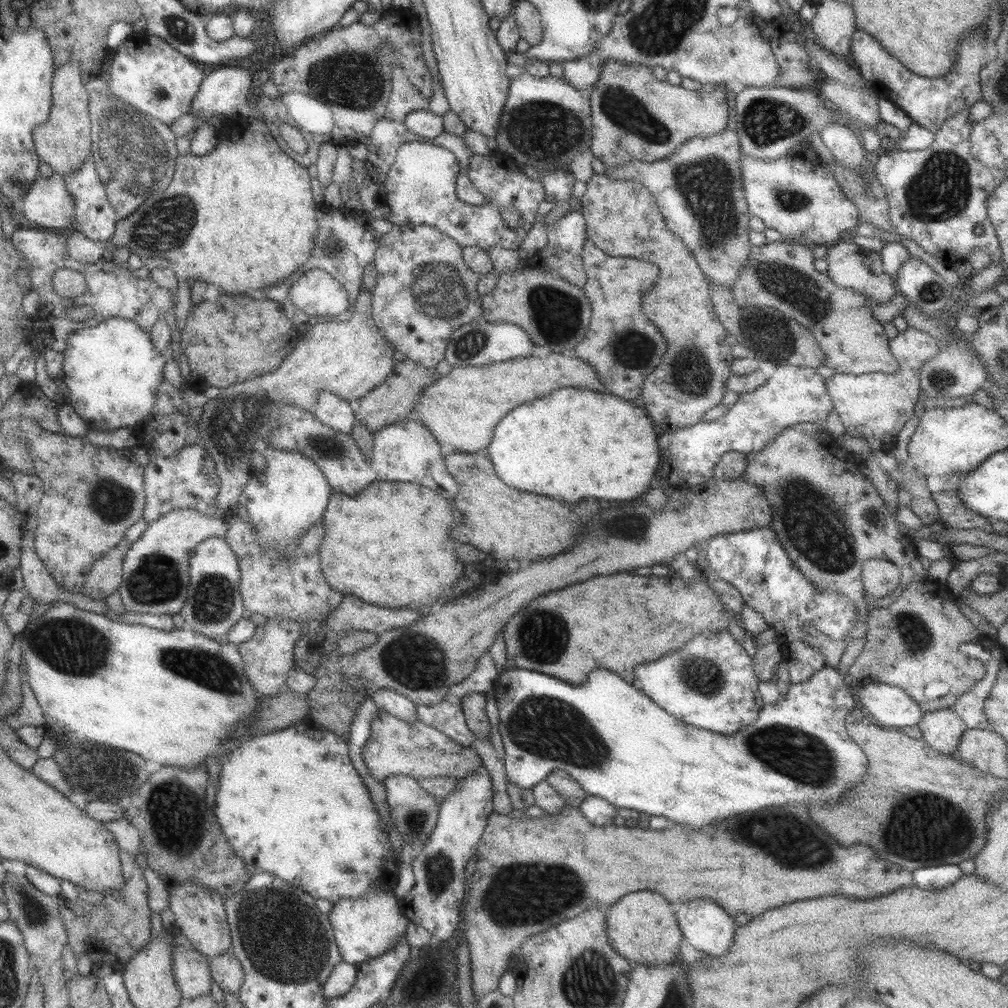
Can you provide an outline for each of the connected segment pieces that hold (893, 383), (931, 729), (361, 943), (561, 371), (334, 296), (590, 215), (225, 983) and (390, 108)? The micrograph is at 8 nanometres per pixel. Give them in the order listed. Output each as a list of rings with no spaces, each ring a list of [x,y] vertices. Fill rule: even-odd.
[[[907,327],[888,340],[890,354],[898,364],[897,372],[870,372],[860,375],[833,373],[825,380],[827,394],[831,397],[834,412],[838,414],[844,432],[862,438],[871,451],[890,451],[903,423],[914,416],[919,398],[920,368],[939,353],[940,344],[927,333]]]
[[[951,707],[925,713],[916,725],[924,742],[942,755],[950,755],[957,750],[959,739],[966,729]]]
[[[373,888],[360,898],[338,900],[328,913],[328,921],[341,960],[359,966],[390,949],[397,938],[405,934],[409,919],[405,917],[404,910],[392,889]]]
[[[549,353],[543,358],[517,358],[487,366],[457,366],[423,390],[418,403],[412,406],[412,416],[432,432],[440,445],[449,443],[457,453],[478,454],[485,451],[495,425],[512,408],[567,386],[604,392],[595,369],[588,362],[561,353]]]
[[[321,269],[305,271],[292,283],[289,298],[304,315],[317,317],[339,315],[350,306],[339,281]]]
[[[594,173],[591,178],[586,182],[586,191],[579,198],[580,199],[580,213],[584,216],[585,226],[586,226],[586,238],[592,243],[595,244],[595,248],[599,248],[600,251],[605,252],[609,256],[624,256],[624,257],[633,257],[636,259],[641,259],[647,261],[648,263],[654,264],[659,269],[659,274],[656,280],[656,283],[642,296],[640,310],[643,311],[643,316],[647,320],[653,322],[661,334],[663,334],[663,339],[665,339],[665,344],[667,350],[665,350],[665,355],[659,363],[649,374],[646,374],[646,378],[643,382],[643,387],[641,390],[641,395],[635,404],[637,406],[643,406],[643,410],[647,410],[649,418],[652,420],[652,424],[655,424],[655,428],[659,428],[662,431],[673,431],[679,430],[680,428],[685,428],[691,426],[692,424],[697,424],[702,420],[702,416],[713,406],[717,406],[720,403],[720,400],[723,398],[723,395],[726,393],[726,382],[727,378],[731,376],[729,371],[729,364],[734,360],[734,356],[731,353],[731,345],[726,342],[727,334],[721,322],[718,320],[718,317],[715,315],[715,311],[712,307],[712,302],[710,301],[711,288],[709,286],[708,280],[703,276],[701,269],[698,267],[694,256],[691,256],[681,239],[678,236],[675,236],[667,227],[666,222],[664,221],[663,215],[659,210],[659,207],[656,205],[653,195],[648,191],[648,188],[645,188],[642,184],[635,182],[633,180],[615,180],[614,178],[609,178],[605,173],[597,174]]]
[[[231,950],[209,960],[210,977],[222,992],[236,993],[244,981],[244,972],[239,959]]]
[[[395,65],[390,70],[390,87],[383,116],[386,120],[403,123],[409,112],[427,109],[428,100],[412,86],[399,65]]]

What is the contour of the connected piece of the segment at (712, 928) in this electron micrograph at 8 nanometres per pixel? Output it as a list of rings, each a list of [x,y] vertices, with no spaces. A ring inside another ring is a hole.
[[[693,900],[681,904],[675,918],[683,939],[696,950],[711,956],[728,952],[736,924],[715,902]]]

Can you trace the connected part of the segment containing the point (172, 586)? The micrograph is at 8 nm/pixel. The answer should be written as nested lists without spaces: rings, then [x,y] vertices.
[[[193,508],[173,509],[148,523],[141,536],[130,544],[129,550],[123,557],[122,579],[117,591],[126,610],[141,614],[173,615],[178,613],[187,597],[191,552],[206,538],[223,537],[227,527],[224,517],[203,516],[201,512]]]

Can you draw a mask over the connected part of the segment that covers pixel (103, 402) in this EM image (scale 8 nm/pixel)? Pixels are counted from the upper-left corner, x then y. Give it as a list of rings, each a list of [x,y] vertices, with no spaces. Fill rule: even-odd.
[[[107,318],[96,326],[73,332],[65,340],[61,364],[60,380],[68,390],[67,403],[90,426],[90,430],[112,431],[123,427],[132,427],[145,418],[157,400],[157,387],[163,381],[163,369],[166,356],[159,356],[153,348],[148,332],[141,329],[135,321],[123,318]]]

